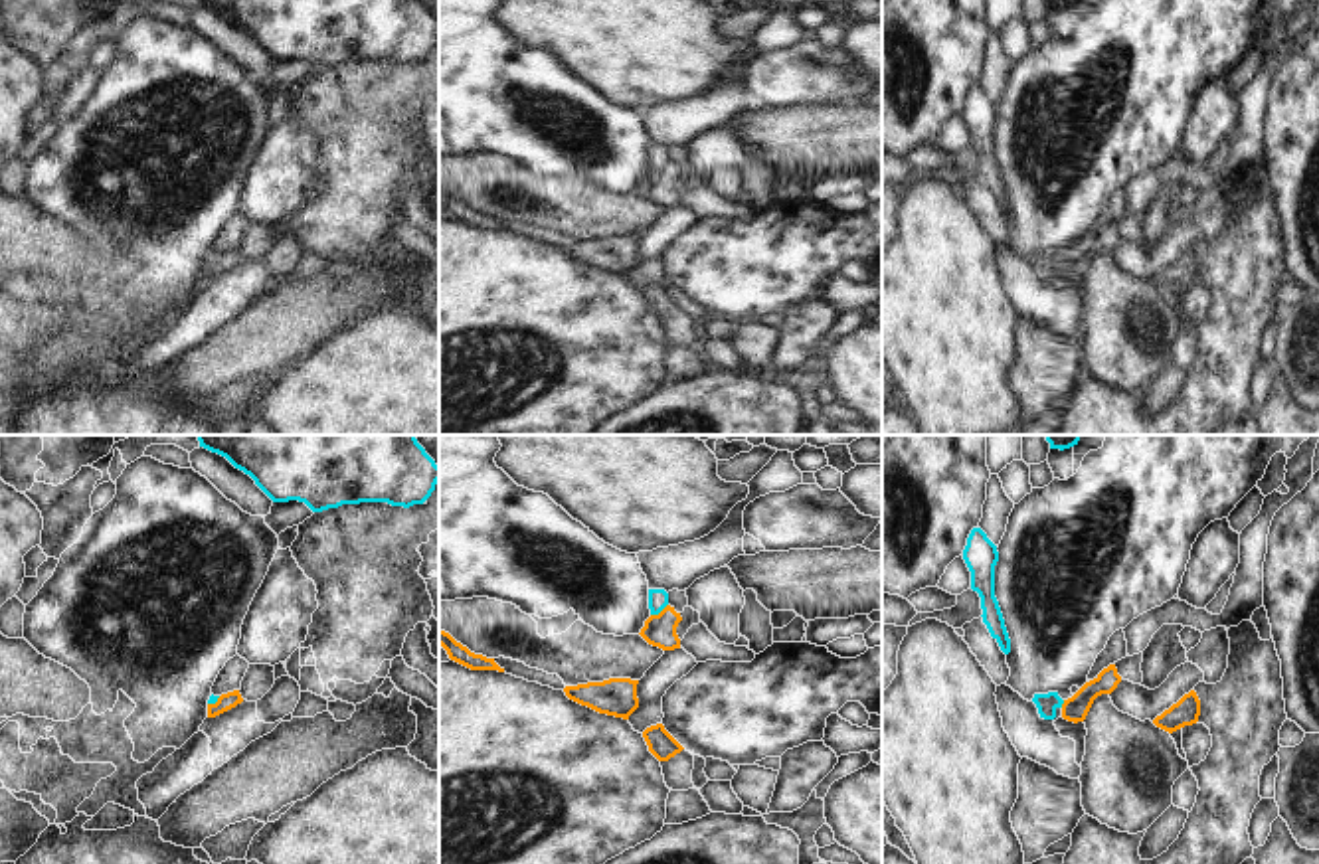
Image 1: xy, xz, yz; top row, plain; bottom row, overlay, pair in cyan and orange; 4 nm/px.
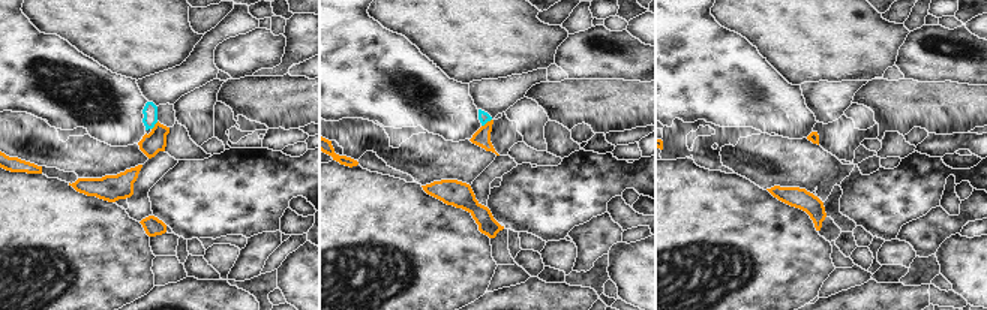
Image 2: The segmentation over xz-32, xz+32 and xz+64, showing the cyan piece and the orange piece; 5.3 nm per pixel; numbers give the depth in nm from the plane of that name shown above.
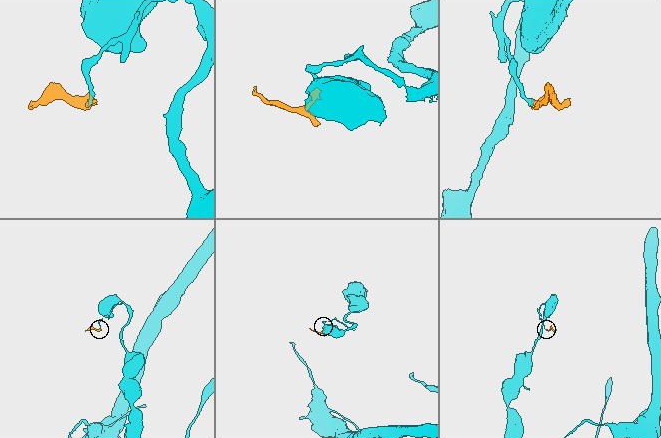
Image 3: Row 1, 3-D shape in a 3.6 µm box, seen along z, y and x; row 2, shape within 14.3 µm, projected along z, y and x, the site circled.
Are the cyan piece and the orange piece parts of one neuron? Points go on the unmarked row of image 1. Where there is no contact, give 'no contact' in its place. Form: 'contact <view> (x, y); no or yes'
contact xz (659, 169); yes

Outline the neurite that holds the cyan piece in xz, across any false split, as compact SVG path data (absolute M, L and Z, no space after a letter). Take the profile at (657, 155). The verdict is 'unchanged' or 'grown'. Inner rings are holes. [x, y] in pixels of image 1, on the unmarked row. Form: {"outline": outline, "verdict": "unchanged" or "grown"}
{"outline": "M649 146L651 174L641 186L641 194L662 208L680 206L676 184L682 178L680 170L668 162L668 150L664 146Z", "verdict": "grown"}

